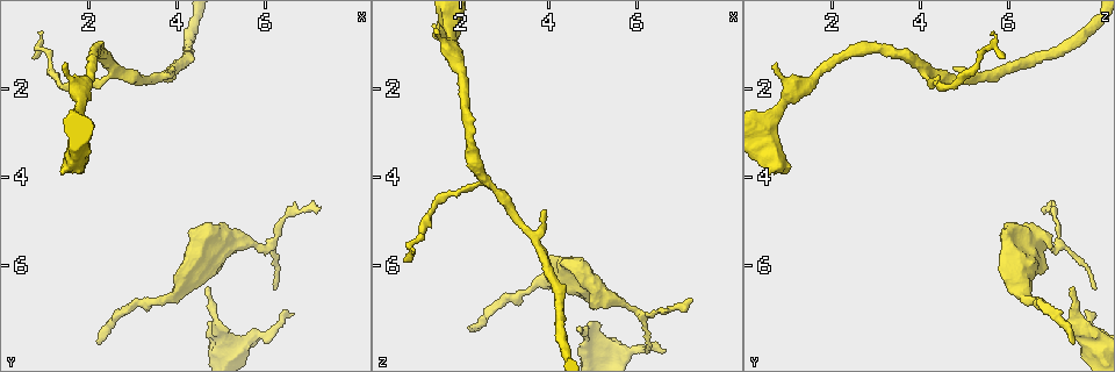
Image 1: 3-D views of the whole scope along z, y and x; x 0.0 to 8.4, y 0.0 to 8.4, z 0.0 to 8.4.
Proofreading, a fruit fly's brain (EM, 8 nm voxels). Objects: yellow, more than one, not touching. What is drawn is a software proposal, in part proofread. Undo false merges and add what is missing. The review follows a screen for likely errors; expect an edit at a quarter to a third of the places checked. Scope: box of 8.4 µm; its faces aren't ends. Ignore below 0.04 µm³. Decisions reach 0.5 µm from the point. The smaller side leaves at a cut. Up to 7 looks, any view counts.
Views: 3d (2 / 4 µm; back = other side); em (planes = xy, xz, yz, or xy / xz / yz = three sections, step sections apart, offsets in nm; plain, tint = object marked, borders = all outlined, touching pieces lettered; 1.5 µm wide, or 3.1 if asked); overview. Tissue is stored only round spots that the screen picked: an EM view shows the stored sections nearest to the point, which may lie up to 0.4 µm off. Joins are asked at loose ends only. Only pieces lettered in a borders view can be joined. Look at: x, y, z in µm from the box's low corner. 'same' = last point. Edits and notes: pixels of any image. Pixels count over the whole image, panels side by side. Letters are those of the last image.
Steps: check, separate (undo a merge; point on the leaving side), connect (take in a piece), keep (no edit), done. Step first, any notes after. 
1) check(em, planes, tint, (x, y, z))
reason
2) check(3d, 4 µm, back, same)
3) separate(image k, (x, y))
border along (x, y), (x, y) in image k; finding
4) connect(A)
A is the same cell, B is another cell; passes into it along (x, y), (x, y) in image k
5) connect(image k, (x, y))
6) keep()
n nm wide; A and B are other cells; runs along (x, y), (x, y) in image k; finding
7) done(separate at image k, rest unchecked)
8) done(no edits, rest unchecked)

check(em, planes, borders, (2.15, 7.65, 7.40))
long arm stops here

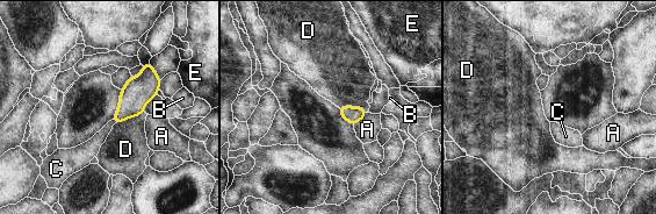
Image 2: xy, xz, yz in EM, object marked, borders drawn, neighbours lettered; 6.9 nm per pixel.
connect(C)
C is the same cell, A, B, D and E are other cells; passes into it along (137, 92), (114, 120), (91, 148) in image 2; the neuron continues

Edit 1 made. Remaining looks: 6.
check(overview)

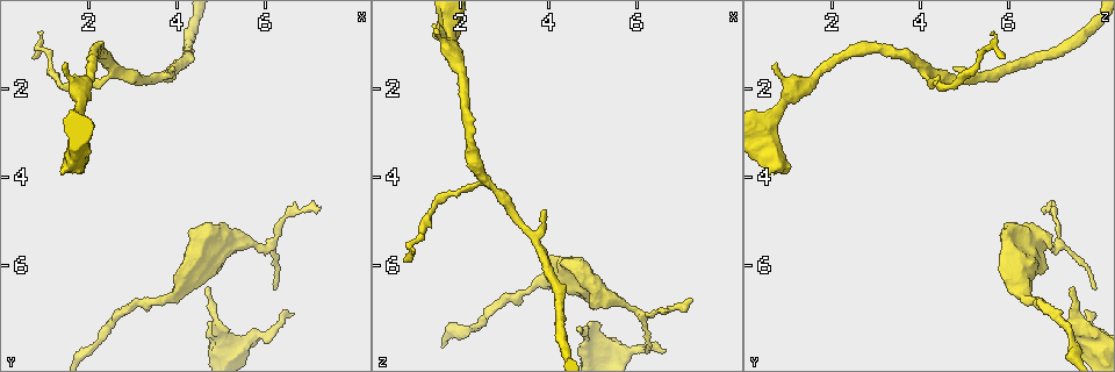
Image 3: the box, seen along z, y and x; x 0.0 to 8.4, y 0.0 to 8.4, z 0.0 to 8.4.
check(em, planes, borders, (6.60, 7.05, 7.95))
free end

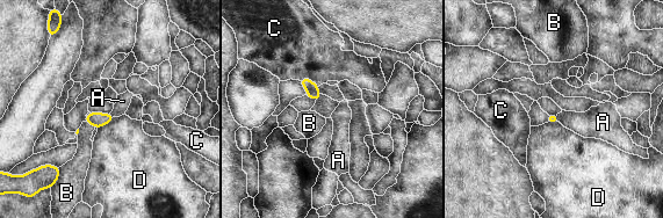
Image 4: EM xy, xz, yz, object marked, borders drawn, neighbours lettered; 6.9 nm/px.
keep()
A, B, C and D are other cells; border along (556, 115), (560, 122) in image 4; none of them fits

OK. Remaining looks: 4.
done(connect at image 2, rest unchecked)

